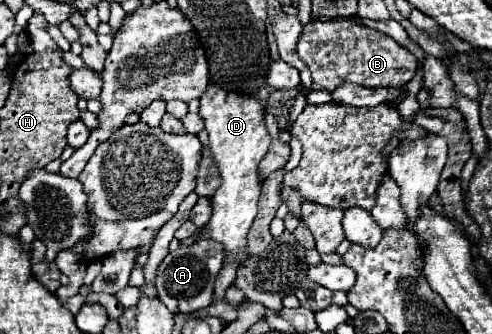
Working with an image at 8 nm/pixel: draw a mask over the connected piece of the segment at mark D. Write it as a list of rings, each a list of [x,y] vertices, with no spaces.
[[[210,84],[200,96],[200,116],[206,120],[212,158],[222,176],[222,186],[212,196],[212,218],[208,226],[202,228],[202,238],[222,242],[226,252],[244,260],[242,252],[246,248],[246,234],[256,218],[256,202],[260,196],[258,164],[270,148],[270,134],[264,124],[264,106],[250,96]]]

